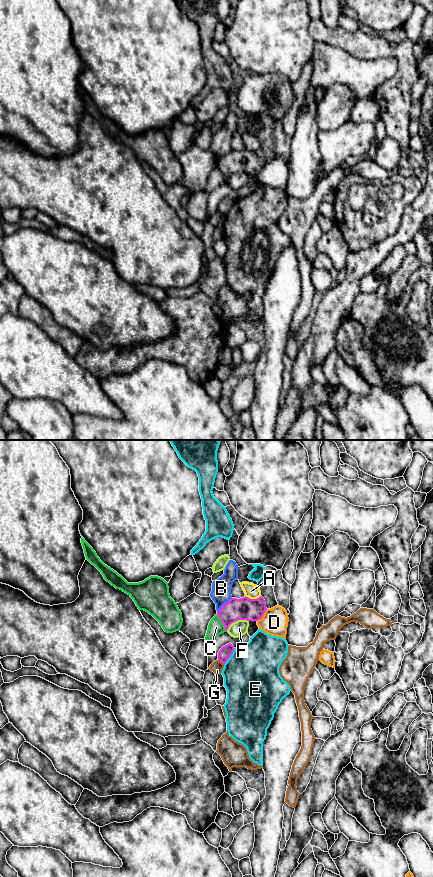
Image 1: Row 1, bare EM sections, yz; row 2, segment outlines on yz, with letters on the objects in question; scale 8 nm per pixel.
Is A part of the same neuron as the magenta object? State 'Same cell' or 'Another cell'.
Another cell

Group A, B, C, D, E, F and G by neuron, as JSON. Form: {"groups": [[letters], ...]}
{"groups": [["A"], ["B"], ["C"], ["D"], ["E"], ["F"], ["G"]]}

